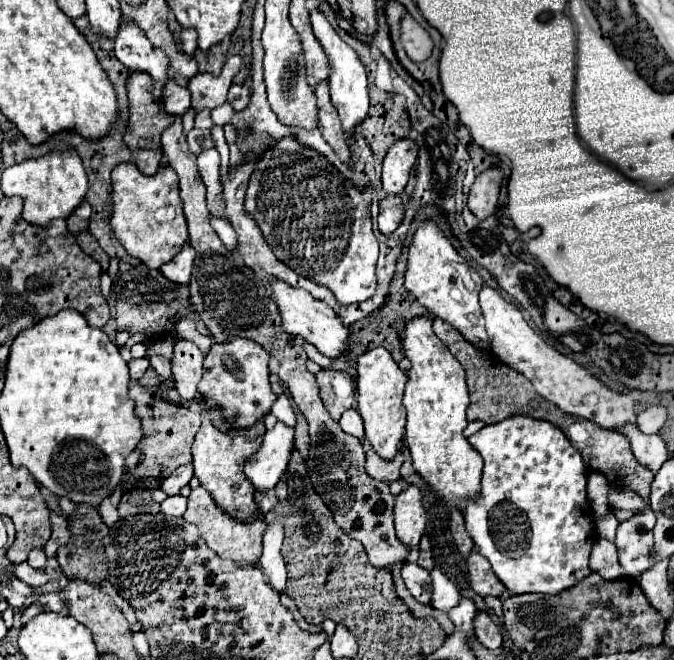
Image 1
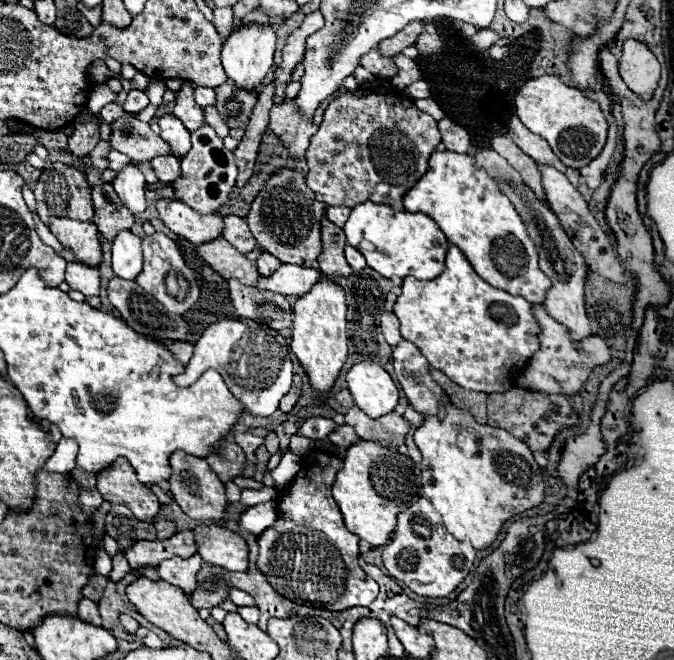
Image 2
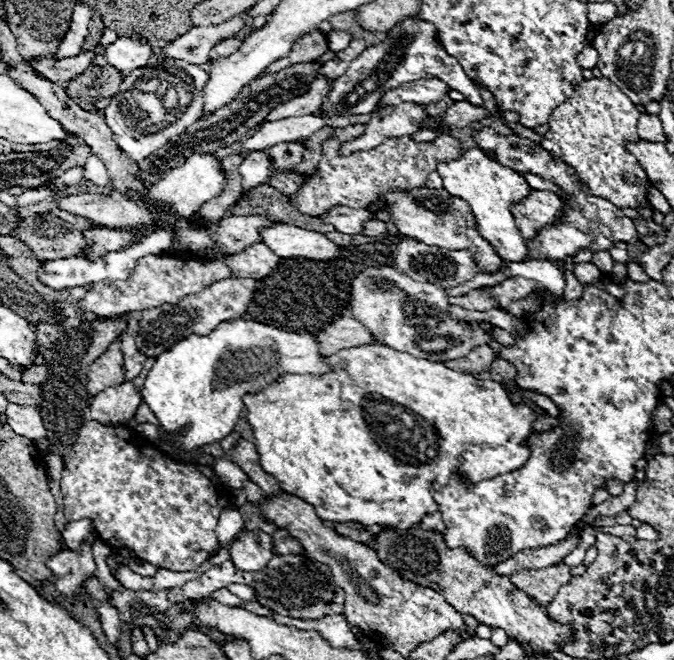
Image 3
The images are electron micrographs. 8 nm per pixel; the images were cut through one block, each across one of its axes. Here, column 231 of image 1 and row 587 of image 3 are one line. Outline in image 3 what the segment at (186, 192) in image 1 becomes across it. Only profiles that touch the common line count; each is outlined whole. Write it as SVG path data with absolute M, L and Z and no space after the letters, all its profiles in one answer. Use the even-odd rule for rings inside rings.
M274 556L268 562L268 568L254 572L254 600L278 614L290 616L290 618L302 618L302 620L318 620L326 614L342 614L344 612L344 592L338 588L332 580L330 568L318 560L312 560L308 556Z

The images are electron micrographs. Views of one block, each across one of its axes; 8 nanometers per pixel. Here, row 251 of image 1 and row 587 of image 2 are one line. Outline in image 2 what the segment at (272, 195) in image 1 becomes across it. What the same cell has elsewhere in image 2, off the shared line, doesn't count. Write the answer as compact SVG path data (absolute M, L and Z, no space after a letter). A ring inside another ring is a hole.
M320 450L302 460L300 472L278 498L278 520L258 536L260 552L256 560L258 570L280 596L298 606L330 612L368 606L378 596L378 584L358 564L358 536L346 530L340 508L330 496L340 468L340 458Z

